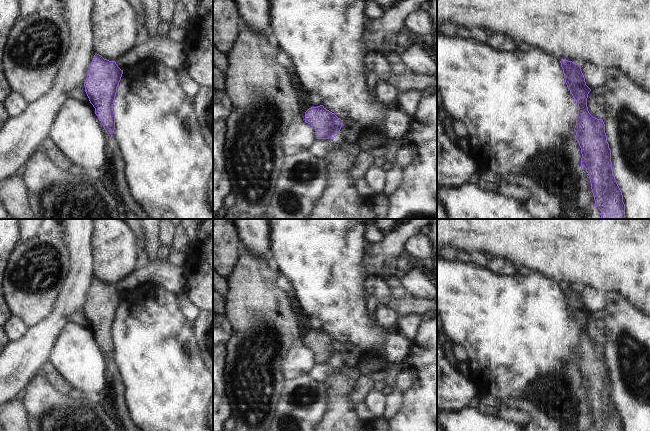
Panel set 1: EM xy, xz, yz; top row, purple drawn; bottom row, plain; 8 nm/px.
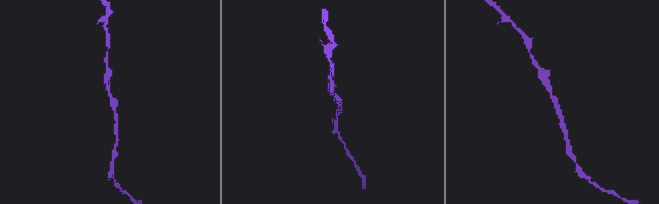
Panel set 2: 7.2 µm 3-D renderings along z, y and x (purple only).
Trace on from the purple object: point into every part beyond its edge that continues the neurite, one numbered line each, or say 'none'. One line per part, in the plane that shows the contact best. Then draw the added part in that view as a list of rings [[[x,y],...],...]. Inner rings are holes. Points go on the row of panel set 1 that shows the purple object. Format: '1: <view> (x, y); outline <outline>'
none

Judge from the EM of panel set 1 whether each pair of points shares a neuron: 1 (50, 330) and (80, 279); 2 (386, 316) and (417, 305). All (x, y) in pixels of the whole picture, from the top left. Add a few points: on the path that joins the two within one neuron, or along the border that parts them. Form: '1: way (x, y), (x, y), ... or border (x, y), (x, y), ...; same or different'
1: way (60, 317), (75, 292); same
2: border (381, 303), (390, 306), (402, 316); different

